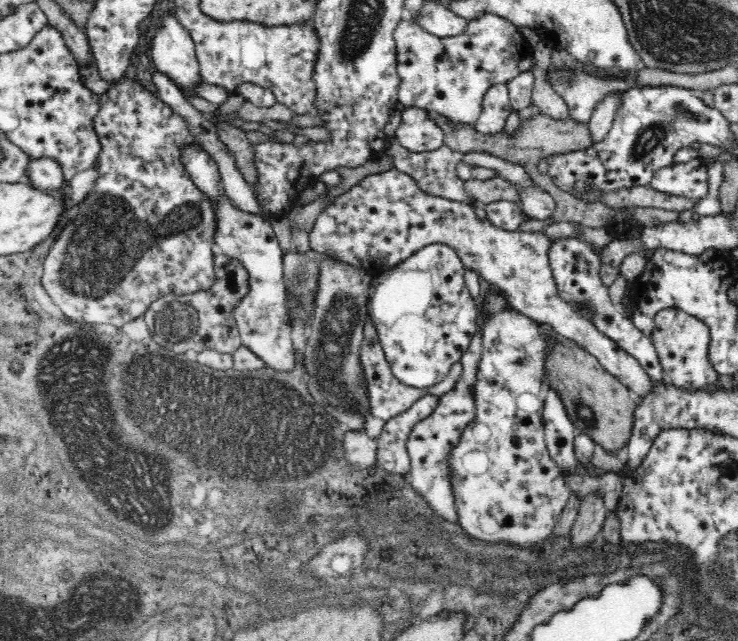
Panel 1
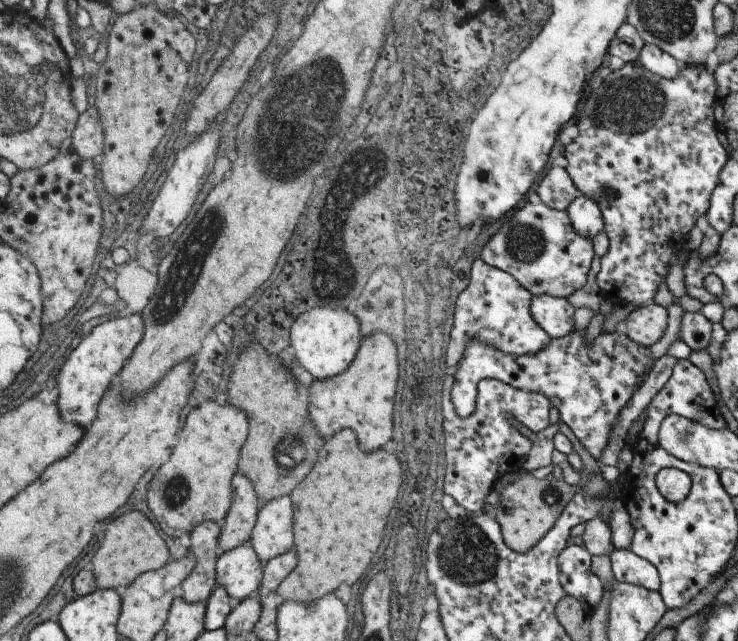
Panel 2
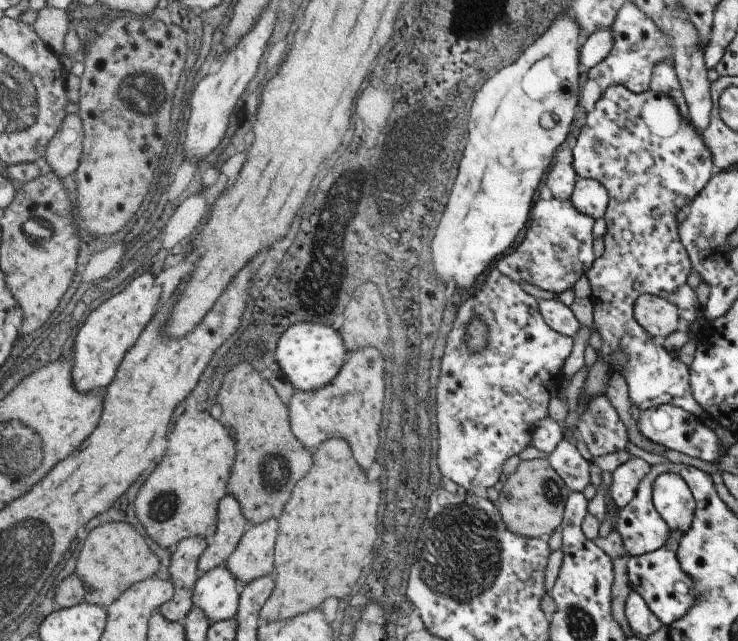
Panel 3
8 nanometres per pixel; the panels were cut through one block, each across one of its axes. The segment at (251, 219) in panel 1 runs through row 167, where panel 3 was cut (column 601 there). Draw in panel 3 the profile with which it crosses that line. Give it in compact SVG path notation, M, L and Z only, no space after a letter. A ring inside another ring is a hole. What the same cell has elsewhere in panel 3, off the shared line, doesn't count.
M577 178L569 202L573 202L573 206L579 212L597 220L597 218L605 216L605 210L609 204L609 194L597 180Z

